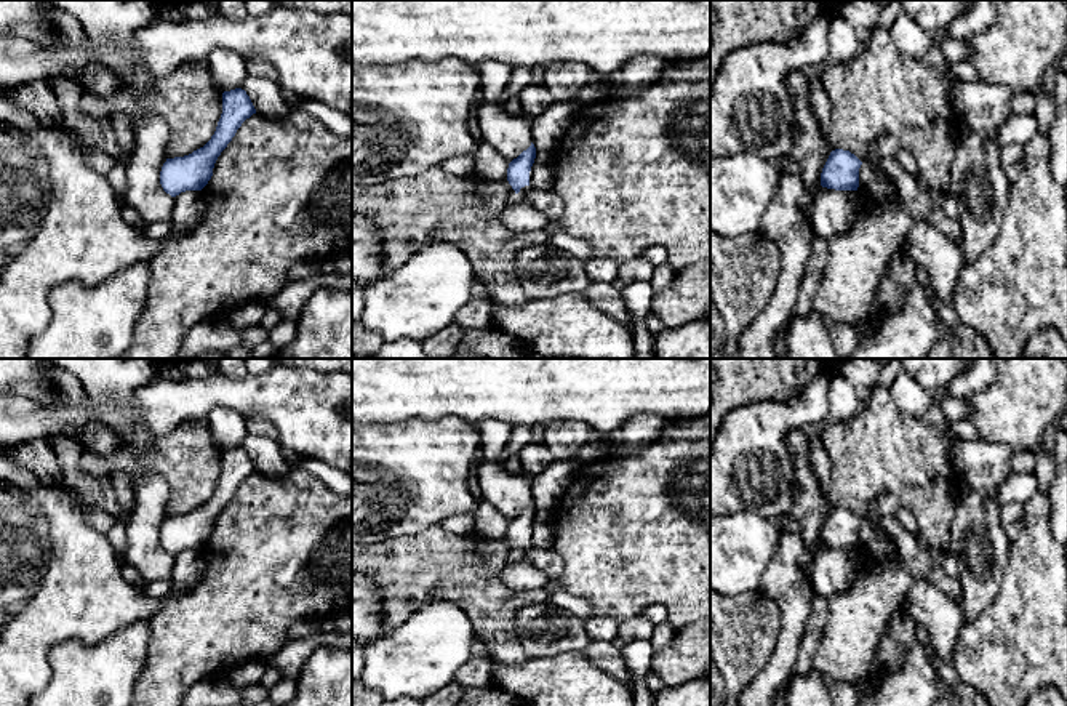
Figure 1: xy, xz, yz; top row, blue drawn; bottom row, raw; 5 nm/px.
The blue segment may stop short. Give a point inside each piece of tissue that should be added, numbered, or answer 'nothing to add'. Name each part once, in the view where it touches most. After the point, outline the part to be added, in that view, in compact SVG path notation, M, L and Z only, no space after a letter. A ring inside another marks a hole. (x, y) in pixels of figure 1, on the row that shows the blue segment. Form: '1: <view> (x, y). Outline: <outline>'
nothing to add

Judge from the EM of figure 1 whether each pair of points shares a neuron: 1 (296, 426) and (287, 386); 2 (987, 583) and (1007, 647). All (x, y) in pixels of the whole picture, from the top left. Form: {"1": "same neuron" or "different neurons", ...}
{"1": "same neuron", "2": "different neurons"}

